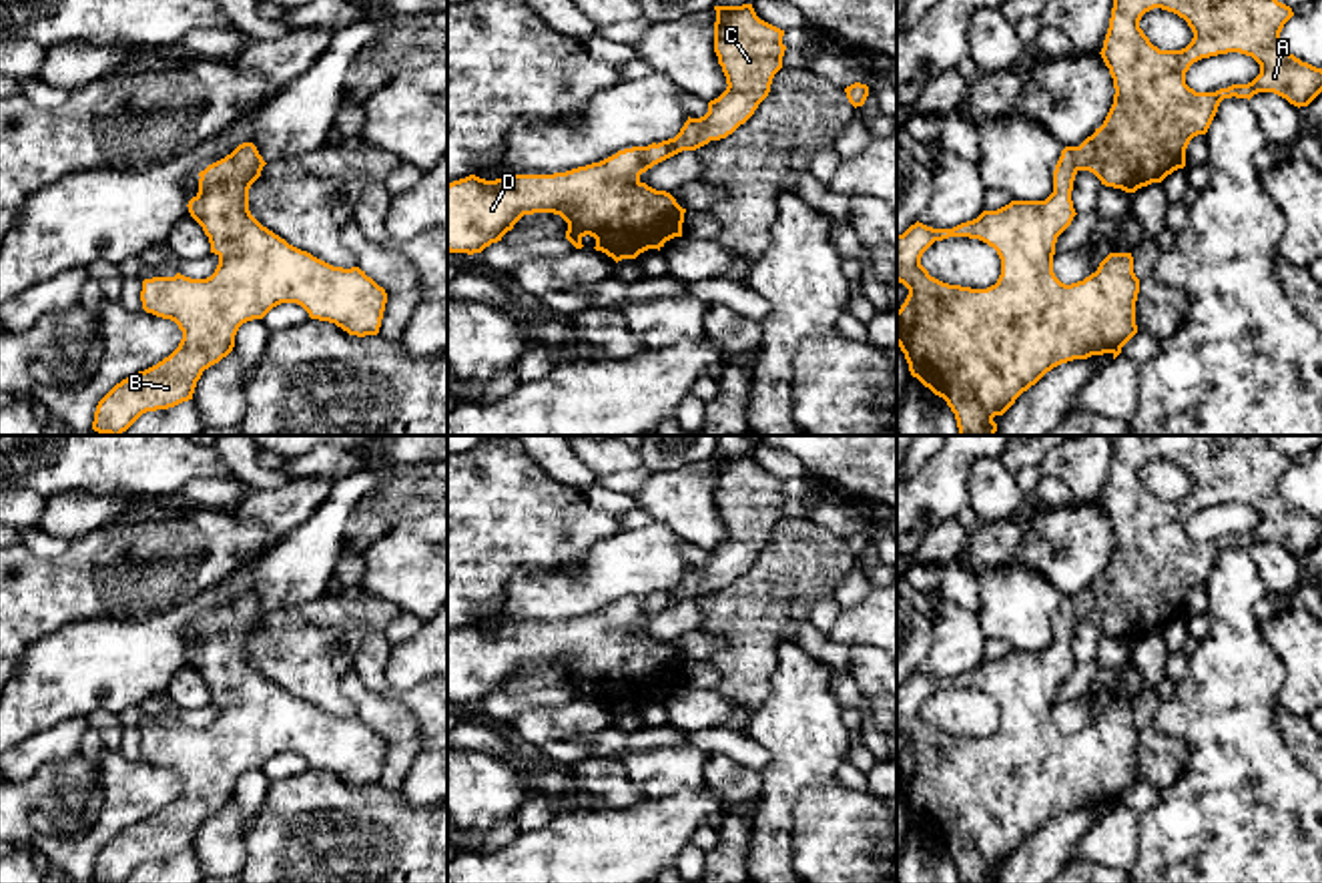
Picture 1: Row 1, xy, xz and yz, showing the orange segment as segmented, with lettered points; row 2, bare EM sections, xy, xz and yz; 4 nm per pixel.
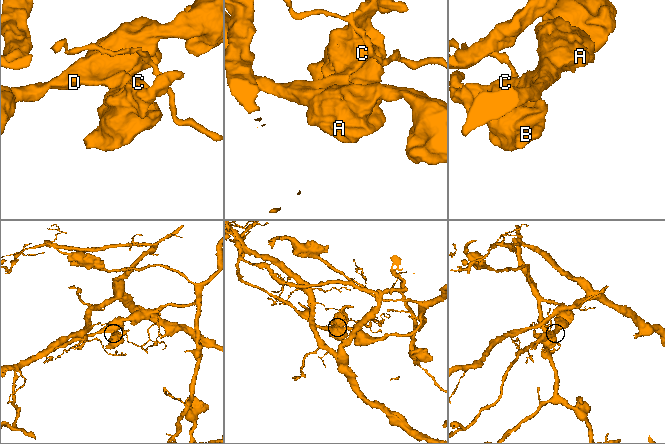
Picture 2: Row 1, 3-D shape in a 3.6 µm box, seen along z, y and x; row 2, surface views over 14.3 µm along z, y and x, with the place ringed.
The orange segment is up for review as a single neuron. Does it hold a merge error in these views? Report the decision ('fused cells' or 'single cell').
single cell

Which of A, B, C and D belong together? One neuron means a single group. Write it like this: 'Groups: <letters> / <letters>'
Groups: A B C D

